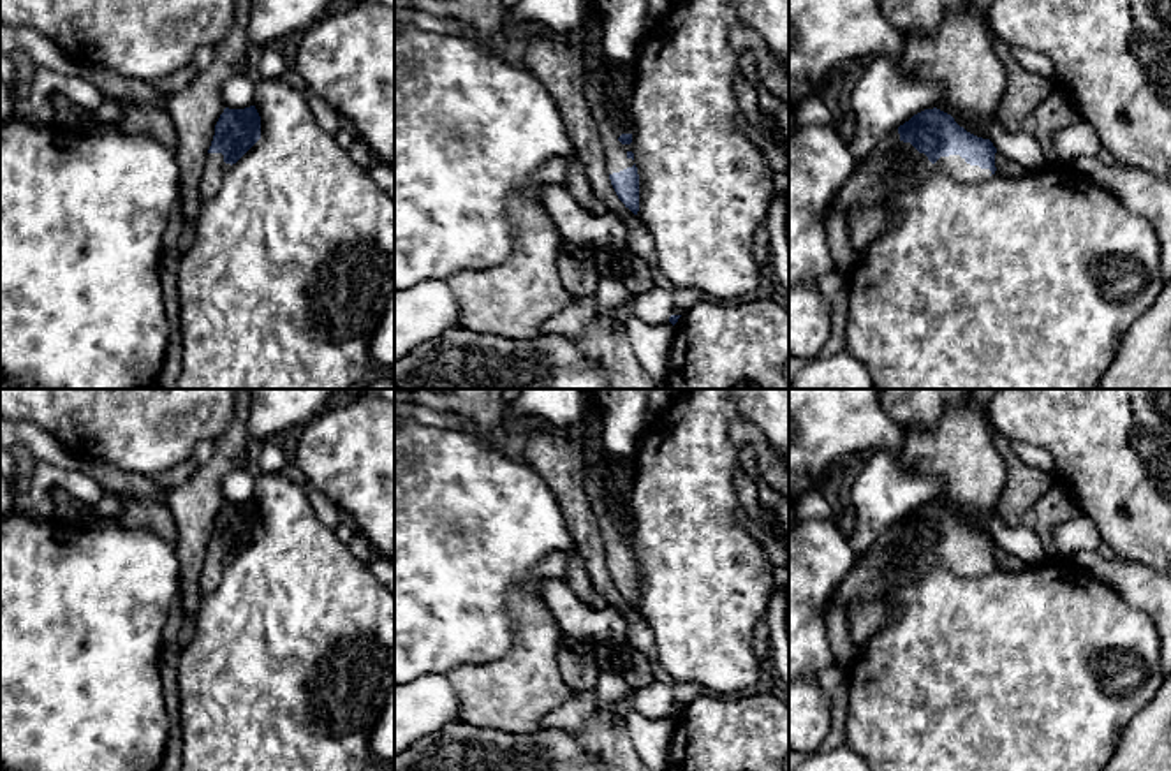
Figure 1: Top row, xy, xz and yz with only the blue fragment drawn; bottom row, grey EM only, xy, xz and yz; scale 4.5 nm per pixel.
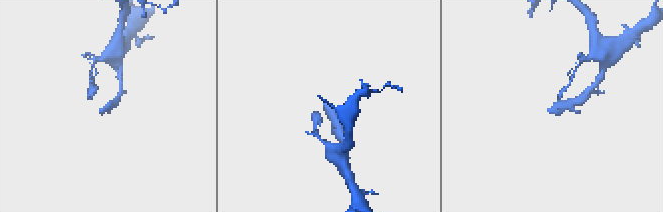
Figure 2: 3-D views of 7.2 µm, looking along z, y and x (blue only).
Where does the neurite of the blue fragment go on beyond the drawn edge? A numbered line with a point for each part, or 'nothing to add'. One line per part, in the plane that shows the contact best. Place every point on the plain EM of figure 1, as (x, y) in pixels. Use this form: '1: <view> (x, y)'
1: yz (893, 558)

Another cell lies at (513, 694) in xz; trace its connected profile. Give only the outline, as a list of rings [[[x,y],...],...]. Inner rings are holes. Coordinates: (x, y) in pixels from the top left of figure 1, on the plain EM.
[[[523,586],[509,590],[507,611],[514,625],[507,655],[484,665],[454,667],[446,678],[458,695],[463,722],[502,732],[539,732],[546,729],[542,718],[576,695],[562,679],[556,662],[562,628],[544,600]]]

